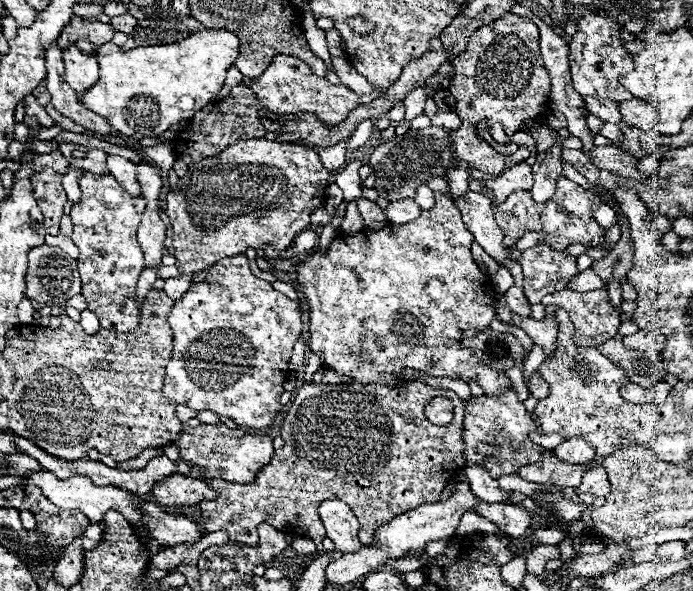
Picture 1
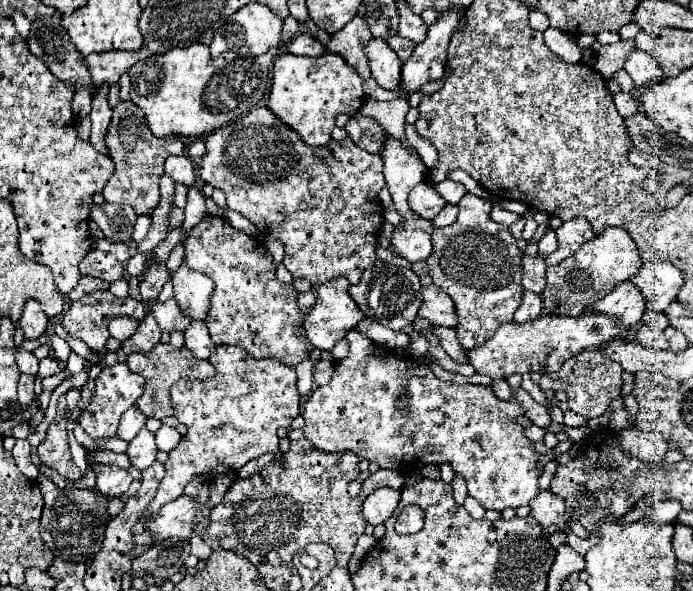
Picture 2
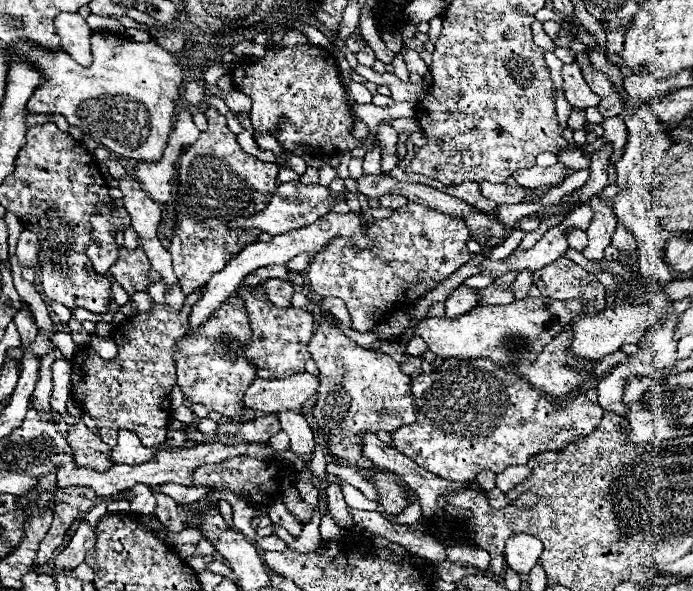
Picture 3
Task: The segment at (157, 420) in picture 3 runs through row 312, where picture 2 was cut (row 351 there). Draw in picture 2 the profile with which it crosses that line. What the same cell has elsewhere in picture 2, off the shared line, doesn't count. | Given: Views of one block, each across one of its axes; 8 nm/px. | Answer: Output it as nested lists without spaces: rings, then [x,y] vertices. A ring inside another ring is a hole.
[[[156,344],[150,352],[132,352],[126,358],[128,368],[134,374],[140,374],[146,378],[146,386],[144,386],[144,394],[140,396],[140,402],[136,402],[138,410],[146,416],[146,418],[166,418],[172,416],[172,404],[170,404],[170,396],[168,390],[174,382],[178,382],[180,378],[196,378],[196,380],[208,380],[214,376],[214,366],[208,360],[198,360],[186,346],[182,348],[174,348],[172,344]]]

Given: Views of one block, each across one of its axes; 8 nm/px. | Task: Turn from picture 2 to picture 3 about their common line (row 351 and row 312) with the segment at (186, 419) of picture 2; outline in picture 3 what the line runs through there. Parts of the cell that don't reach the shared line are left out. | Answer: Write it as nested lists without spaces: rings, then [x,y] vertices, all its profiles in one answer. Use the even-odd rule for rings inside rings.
[[[238,294],[222,302],[222,306],[206,320],[206,324],[190,336],[184,336],[174,346],[174,360],[178,370],[178,384],[184,398],[194,404],[204,404],[208,410],[216,410],[222,416],[238,416],[244,408],[242,398],[250,382],[256,378],[256,368],[240,356],[238,342],[250,338],[248,316],[244,312]]]

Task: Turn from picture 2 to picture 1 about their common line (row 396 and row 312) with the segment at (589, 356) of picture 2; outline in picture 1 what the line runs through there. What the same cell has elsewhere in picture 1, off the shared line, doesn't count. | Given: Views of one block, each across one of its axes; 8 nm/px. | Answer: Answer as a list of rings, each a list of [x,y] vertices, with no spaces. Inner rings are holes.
[[[604,288],[590,290],[590,292],[572,292],[572,290],[560,290],[554,294],[548,294],[542,298],[544,306],[560,306],[570,314],[570,320],[574,324],[574,342],[578,346],[596,346],[602,344],[618,334],[620,328],[620,314],[612,310],[608,302],[608,292]]]

